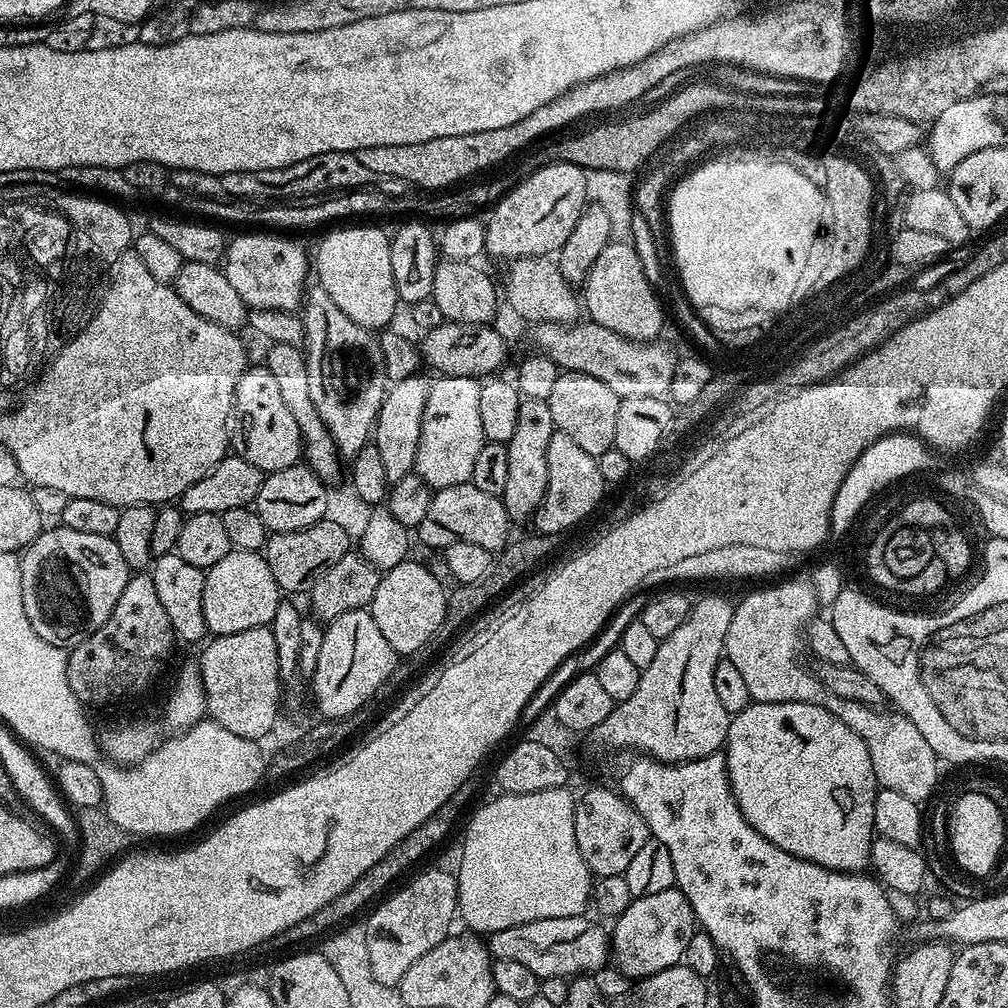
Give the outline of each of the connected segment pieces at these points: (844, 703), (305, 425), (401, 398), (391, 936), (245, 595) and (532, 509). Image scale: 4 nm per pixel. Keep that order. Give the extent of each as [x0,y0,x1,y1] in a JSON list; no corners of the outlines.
[[724,588,941,802],[262,343,342,482],[374,374,430,485],[363,868,458,986],[202,551,282,637],[503,399,556,521]]

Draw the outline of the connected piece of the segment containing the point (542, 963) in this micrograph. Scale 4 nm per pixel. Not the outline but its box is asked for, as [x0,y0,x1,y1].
[486,915,610,980]

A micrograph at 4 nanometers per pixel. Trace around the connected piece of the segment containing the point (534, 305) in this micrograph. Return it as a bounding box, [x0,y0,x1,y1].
[502,256,582,326]

